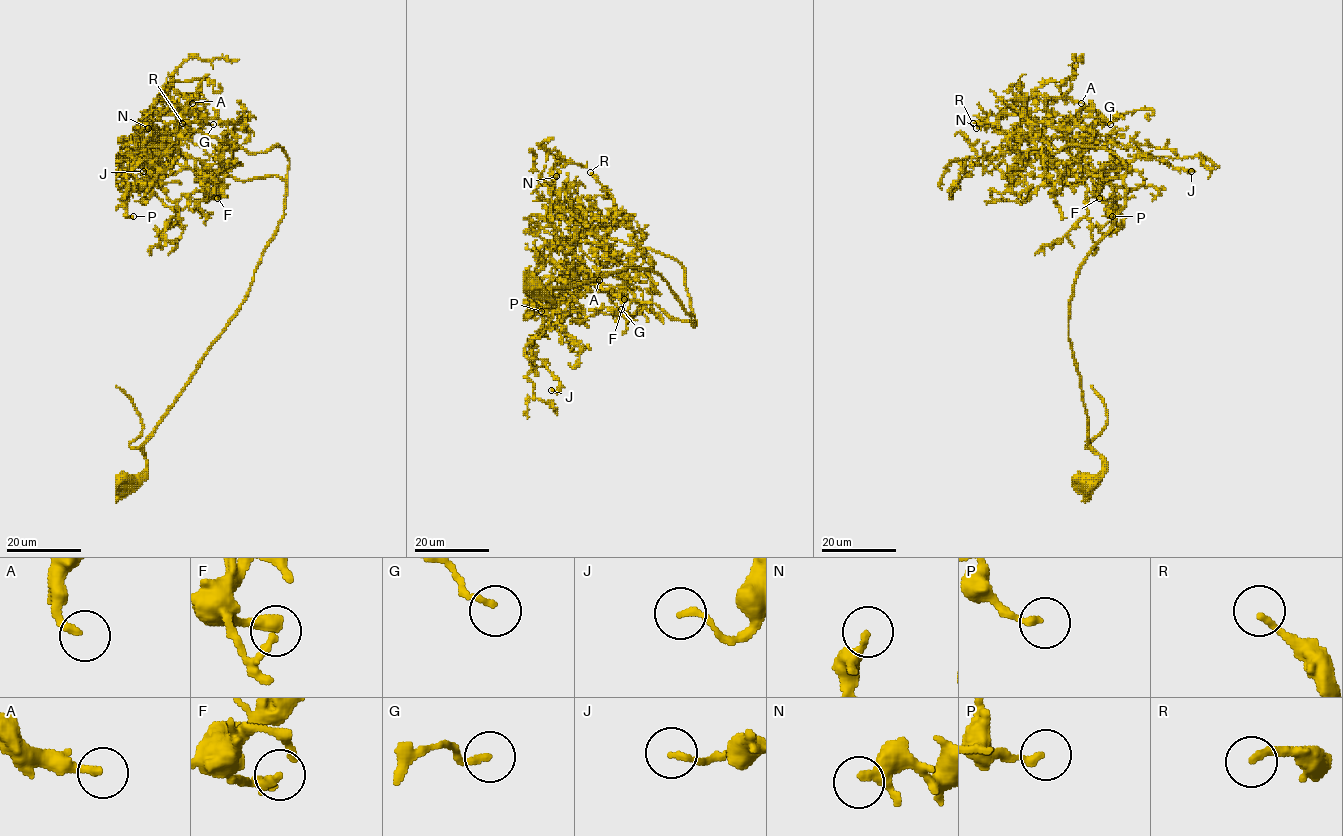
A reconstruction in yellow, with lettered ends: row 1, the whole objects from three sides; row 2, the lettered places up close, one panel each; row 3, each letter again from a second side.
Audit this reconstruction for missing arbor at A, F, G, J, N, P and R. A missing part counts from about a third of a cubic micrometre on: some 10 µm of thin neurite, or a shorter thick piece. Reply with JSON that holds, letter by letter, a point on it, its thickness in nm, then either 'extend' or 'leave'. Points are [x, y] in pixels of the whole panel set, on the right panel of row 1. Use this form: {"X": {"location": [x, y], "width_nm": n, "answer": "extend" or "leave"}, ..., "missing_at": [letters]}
{"A": {"location": [1081, 103], "width_nm": 240, "answer": "extend"}, "F": {"location": [1099, 198], "width_nm": 200, "answer": "leave"}, "G": {"location": [1110, 124], "width_nm": 180, "answer": "leave"}, "J": {"location": [1191, 171], "width_nm": 180, "answer": "leave"}, "N": {"location": [976, 128], "width_nm": 260, "answer": "leave"}, "P": {"location": [1112, 216], "width_nm": 190, "answer": "leave"}, "R": {"location": [973, 123], "width_nm": 180, "answer": "extend"}, "missing_at": ["A", "R"]}

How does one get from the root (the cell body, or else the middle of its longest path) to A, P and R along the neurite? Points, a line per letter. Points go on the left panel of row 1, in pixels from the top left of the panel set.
A: (127, 482), (283, 215), (283, 149), (194, 131), (177, 113), (192, 103)
P: (127, 482), (240, 307), (286, 182), (157, 170), (128, 194), (133, 216)
R: (127, 482), (283, 215), (281, 147), (249, 153), (182, 123)

